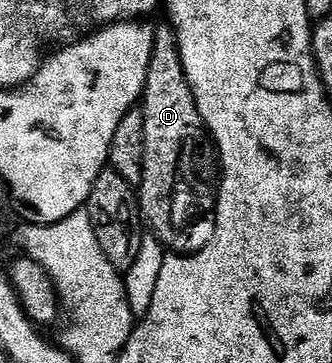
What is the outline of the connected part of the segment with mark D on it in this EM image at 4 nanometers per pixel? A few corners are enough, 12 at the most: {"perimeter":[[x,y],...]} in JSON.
{"perimeter":[[156,29],[140,215],[161,242],[215,210],[222,170],[176,30]]}

